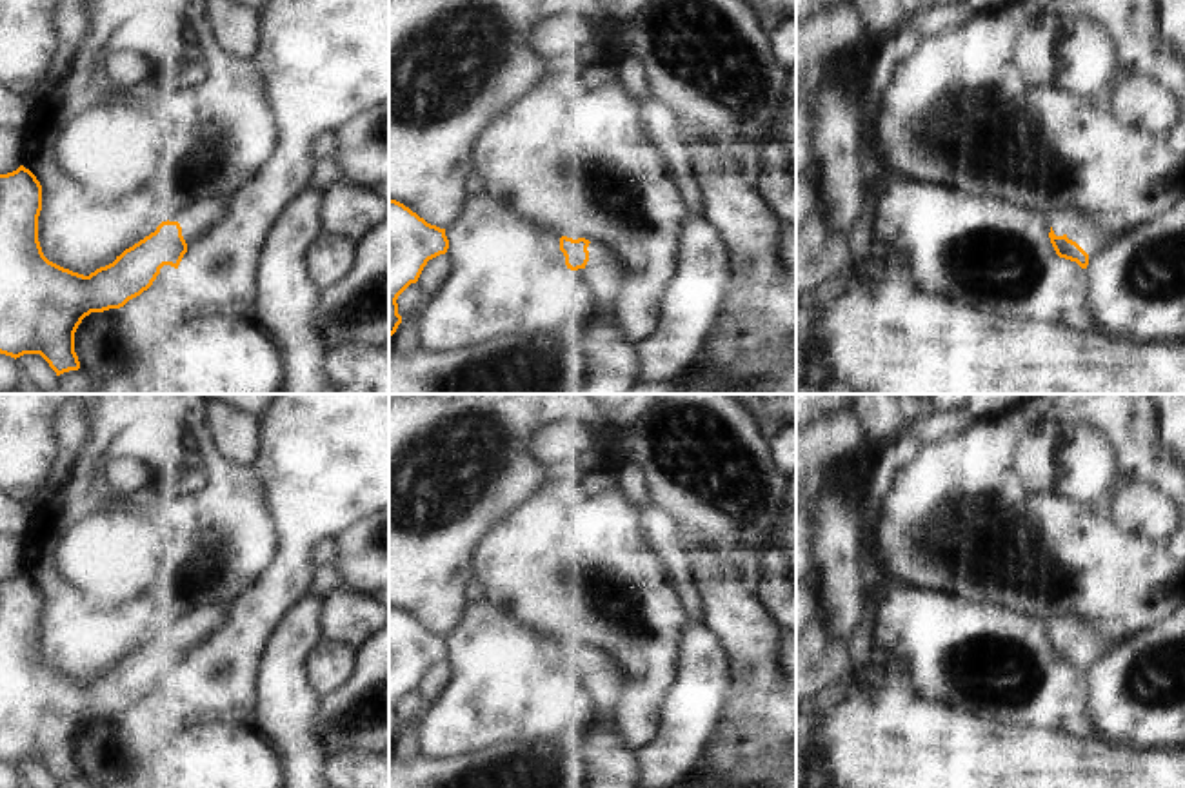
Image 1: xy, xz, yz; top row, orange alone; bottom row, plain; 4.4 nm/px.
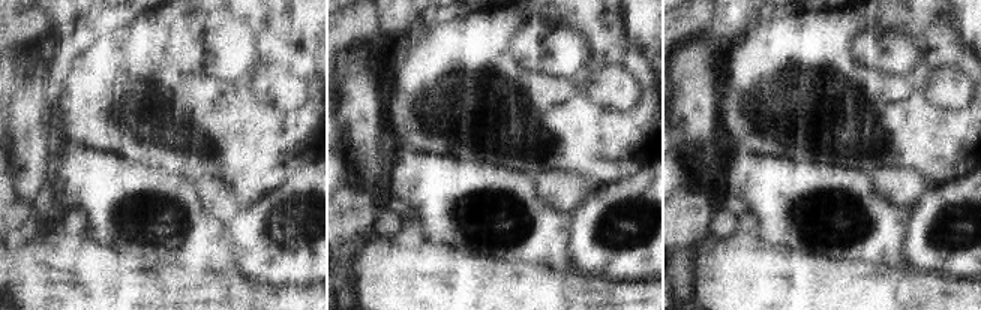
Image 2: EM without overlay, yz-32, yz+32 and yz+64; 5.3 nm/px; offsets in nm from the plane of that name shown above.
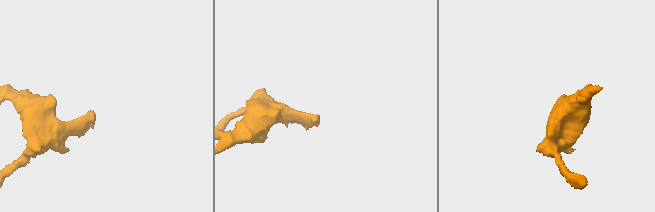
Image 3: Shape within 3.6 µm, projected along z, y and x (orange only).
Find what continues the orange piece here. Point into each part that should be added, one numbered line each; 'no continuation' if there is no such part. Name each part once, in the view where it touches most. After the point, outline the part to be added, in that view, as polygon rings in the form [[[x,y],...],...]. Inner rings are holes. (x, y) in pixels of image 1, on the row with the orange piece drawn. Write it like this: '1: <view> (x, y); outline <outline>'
1: yz (1073, 226); outline [[[1052,214],[1051,218],[1051,227],[1056,236],[1067,236],[1072,241],[1080,241],[1083,234],[1092,232],[1092,225],[1087,223],[1081,216],[1078,214]]]

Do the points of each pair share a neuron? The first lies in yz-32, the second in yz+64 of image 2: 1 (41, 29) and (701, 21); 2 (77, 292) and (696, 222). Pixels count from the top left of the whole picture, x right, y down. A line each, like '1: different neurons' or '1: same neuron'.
1: same neuron
2: different neurons

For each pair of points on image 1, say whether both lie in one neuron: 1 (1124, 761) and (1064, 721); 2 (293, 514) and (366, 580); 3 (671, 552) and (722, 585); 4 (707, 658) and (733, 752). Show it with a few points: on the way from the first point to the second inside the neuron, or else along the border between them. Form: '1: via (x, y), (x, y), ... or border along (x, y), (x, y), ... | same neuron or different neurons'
1: border along (1096, 732), (1085, 739), (1053, 741), (1047, 738) | different neurons
2: border along (369, 516), (349, 525), (335, 540) | different neurons
3: border along (677, 529), (704, 609) | different neurons
4: border along (724, 723), (707, 752) | different neurons

